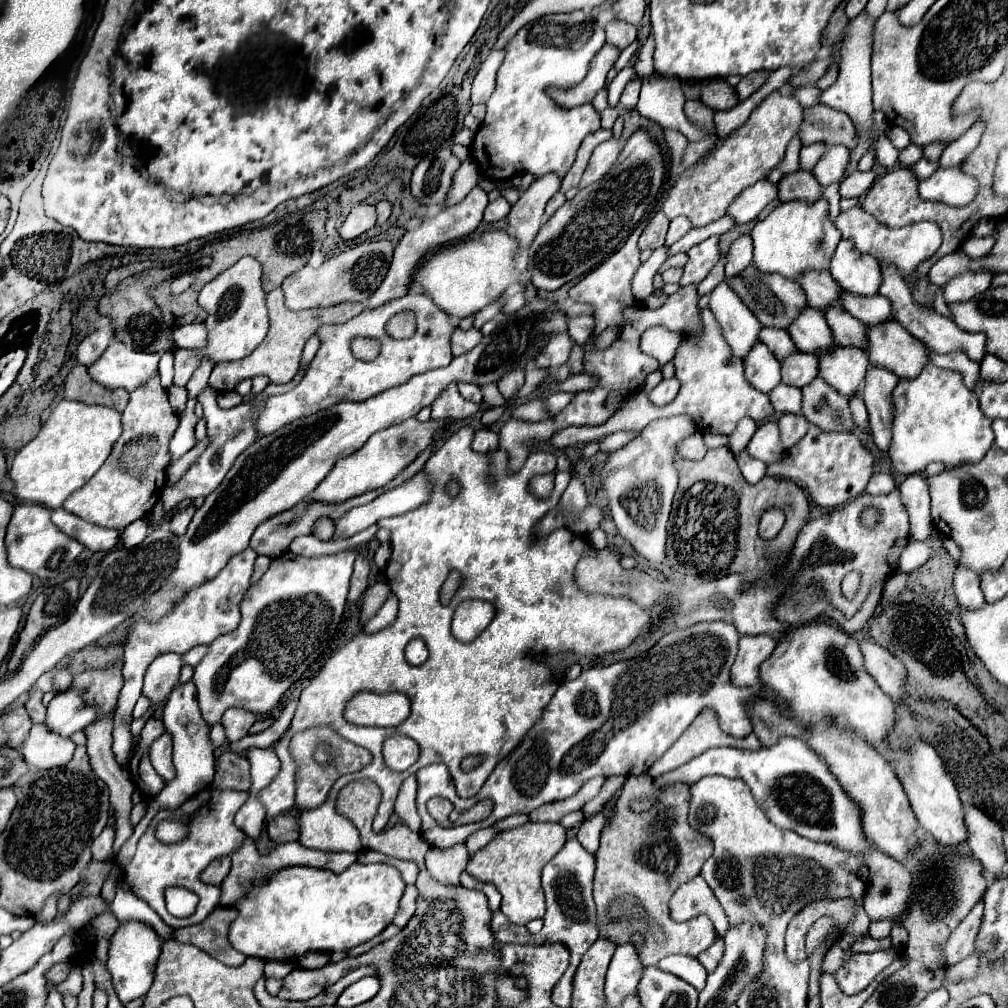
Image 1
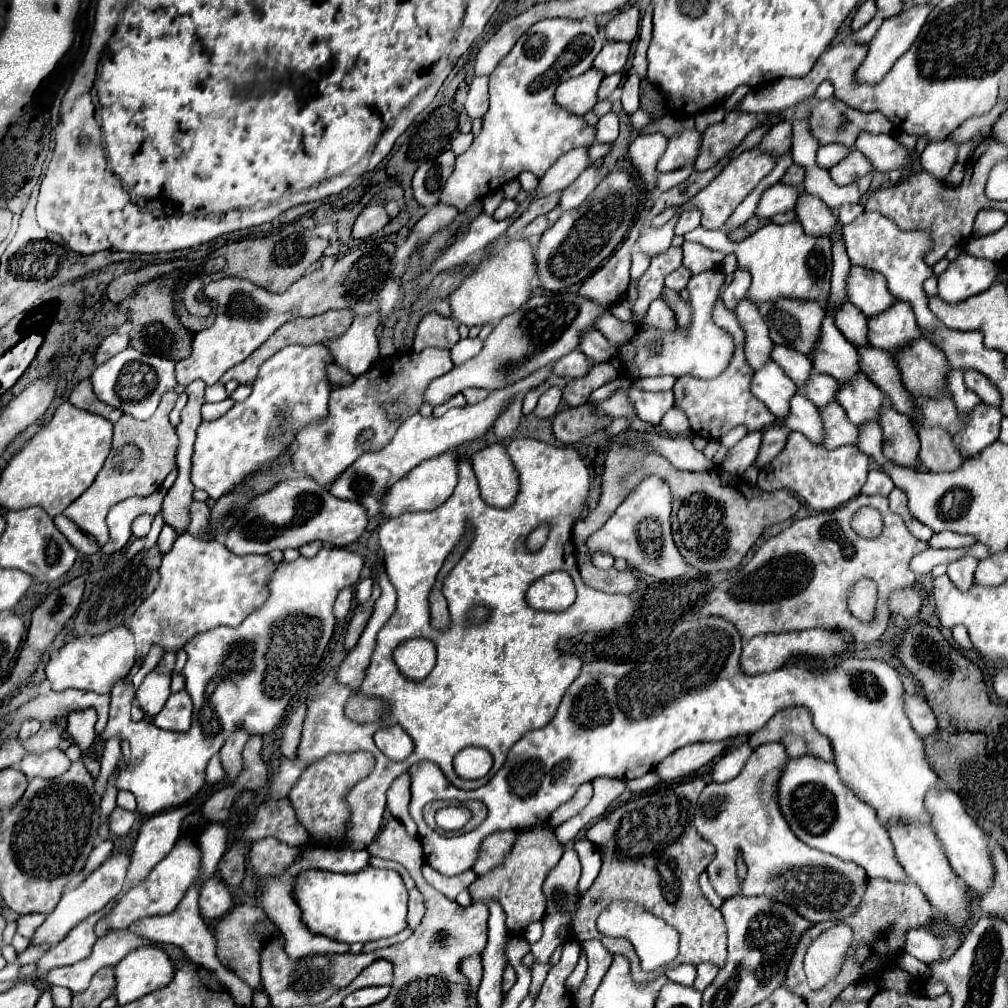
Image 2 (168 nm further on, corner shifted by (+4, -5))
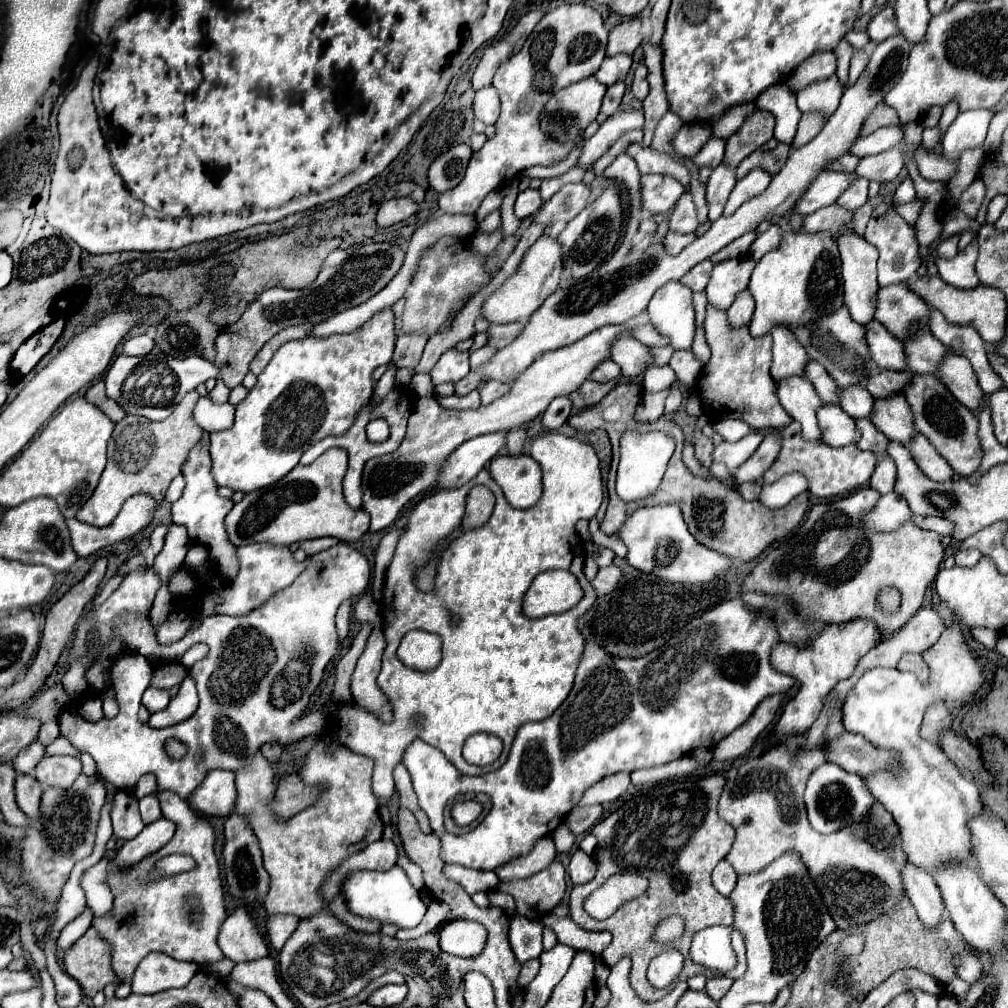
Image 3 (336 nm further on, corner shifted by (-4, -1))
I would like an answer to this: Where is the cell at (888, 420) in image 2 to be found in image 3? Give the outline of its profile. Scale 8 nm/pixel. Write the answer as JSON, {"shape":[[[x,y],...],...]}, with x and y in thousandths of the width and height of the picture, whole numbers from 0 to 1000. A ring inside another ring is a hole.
{"shape":[[[909,432],[905,441],[903,441],[903,449],[907,453],[907,457],[911,459],[911,463],[927,477],[942,477],[946,475],[946,465],[942,465],[940,457],[937,453],[933,453],[933,449],[923,441],[923,438],[917,432]]]}

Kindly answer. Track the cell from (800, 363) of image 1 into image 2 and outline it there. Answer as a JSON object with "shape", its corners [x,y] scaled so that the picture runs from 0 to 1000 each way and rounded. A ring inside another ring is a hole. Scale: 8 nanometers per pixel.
{"shape":[[[804,372],[804,378],[800,378],[800,386],[796,388],[810,404],[819,402],[827,398],[827,392],[831,388],[831,378],[823,372]]]}

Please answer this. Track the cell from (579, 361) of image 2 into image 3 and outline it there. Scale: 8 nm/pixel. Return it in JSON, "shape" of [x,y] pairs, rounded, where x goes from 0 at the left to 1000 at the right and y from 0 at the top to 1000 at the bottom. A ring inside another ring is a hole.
{"shape":[[[603,356],[603,358],[595,360],[595,362],[587,368],[585,376],[593,378],[593,380],[603,380],[603,378],[607,378],[607,376],[613,376],[615,372],[617,372],[617,370],[615,370],[613,362],[611,362],[607,356]]]}

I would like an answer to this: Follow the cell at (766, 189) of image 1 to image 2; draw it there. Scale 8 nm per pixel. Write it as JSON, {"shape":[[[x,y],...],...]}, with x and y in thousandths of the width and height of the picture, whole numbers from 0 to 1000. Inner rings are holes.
{"shape":[[[776,182],[766,184],[764,188],[760,188],[760,191],[756,191],[756,195],[752,199],[750,215],[764,217],[770,211],[786,209],[794,189],[796,189],[794,186],[784,186],[784,184],[776,184]]]}

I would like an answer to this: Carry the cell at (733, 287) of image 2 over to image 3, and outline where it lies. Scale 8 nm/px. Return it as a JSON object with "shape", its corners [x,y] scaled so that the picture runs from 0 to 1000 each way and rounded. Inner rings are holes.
{"shape":[[[736,289],[728,303],[720,309],[722,311],[722,320],[726,326],[734,326],[734,324],[740,324],[744,322],[746,318],[746,311],[748,311],[748,297],[742,289]]]}

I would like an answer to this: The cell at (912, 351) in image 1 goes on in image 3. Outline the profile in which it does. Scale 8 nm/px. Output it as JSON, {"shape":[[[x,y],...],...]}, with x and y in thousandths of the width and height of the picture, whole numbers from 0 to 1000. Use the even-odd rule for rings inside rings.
{"shape":[[[942,350],[938,358],[931,366],[931,376],[944,388],[944,392],[970,410],[974,406],[974,398],[978,398],[978,390],[974,390],[970,382],[970,374],[966,374],[966,368],[962,366],[962,358],[958,358],[952,352]]]}

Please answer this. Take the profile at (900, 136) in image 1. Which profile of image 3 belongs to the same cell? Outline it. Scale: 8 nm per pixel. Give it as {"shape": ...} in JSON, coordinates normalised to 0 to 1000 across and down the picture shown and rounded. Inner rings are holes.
{"shape":[[[925,126],[925,128],[917,128],[917,138],[915,138],[915,146],[925,150],[935,138],[935,130],[931,126]]]}

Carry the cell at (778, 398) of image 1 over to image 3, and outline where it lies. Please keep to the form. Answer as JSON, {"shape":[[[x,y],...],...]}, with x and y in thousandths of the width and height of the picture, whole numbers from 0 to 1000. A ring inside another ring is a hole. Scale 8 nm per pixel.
{"shape":[[[815,402],[812,406],[812,420],[815,426],[815,438],[823,443],[839,443],[851,439],[849,418],[829,402]]]}

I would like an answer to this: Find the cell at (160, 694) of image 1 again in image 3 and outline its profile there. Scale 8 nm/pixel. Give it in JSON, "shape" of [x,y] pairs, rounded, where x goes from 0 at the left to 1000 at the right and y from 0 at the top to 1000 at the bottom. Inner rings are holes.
{"shape":[[[147,682],[143,691],[141,691],[141,699],[149,705],[149,707],[155,707],[155,705],[161,705],[165,703],[169,697],[169,689],[167,686],[161,686],[161,684],[155,684],[155,682]]]}

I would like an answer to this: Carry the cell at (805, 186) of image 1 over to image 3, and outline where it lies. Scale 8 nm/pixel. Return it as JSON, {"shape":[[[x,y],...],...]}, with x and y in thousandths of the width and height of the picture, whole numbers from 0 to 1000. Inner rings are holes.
{"shape":[[[837,229],[831,235],[833,255],[835,255],[835,275],[837,275],[837,303],[841,305],[847,318],[853,322],[859,322],[859,318],[867,316],[869,307],[869,291],[871,291],[871,279],[869,279],[869,257],[871,247],[851,235],[847,229]]]}

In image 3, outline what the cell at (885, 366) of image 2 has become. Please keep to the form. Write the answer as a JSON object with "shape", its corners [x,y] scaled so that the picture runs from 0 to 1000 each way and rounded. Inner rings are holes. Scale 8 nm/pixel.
{"shape":[[[907,372],[905,380],[897,388],[905,408],[907,408],[907,422],[909,426],[923,436],[929,447],[942,459],[942,463],[952,471],[964,471],[974,457],[972,434],[970,434],[970,416],[968,412],[958,406],[948,394],[925,372]]]}

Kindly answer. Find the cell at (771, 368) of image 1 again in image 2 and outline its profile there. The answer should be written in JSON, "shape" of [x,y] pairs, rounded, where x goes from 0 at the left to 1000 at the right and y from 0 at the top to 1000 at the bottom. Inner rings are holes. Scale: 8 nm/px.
{"shape":[[[762,358],[746,374],[746,390],[750,396],[760,400],[760,404],[772,414],[782,412],[782,398],[790,390],[788,378],[768,360]]]}

